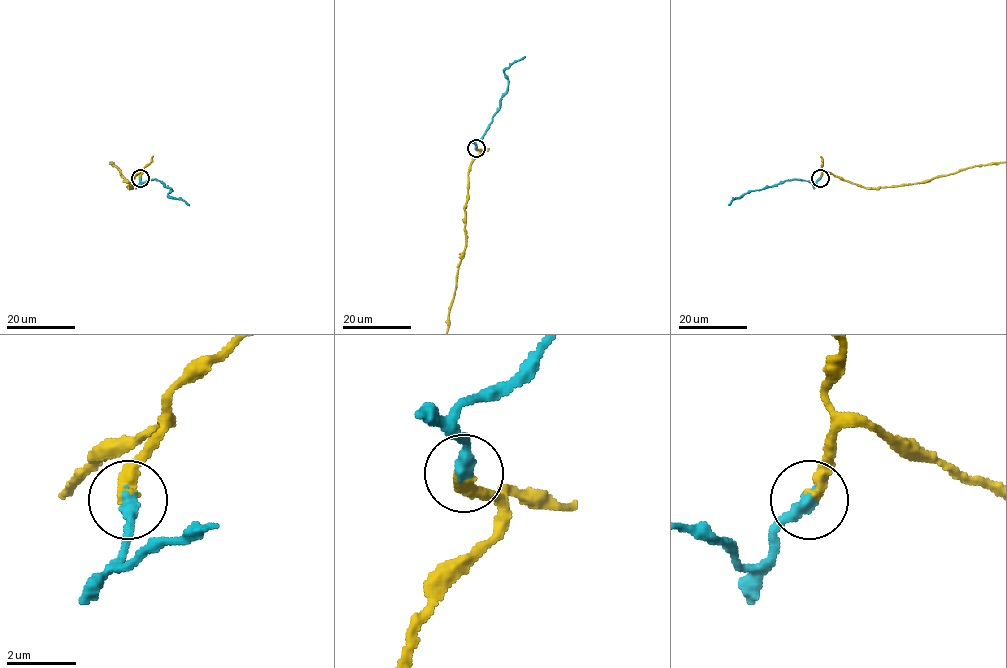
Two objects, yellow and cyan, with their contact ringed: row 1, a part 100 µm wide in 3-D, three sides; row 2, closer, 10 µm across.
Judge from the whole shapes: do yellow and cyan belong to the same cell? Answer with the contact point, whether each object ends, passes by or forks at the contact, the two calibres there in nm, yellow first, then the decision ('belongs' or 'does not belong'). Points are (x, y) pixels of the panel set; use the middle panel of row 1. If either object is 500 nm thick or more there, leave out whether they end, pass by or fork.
(476, 148) | yellow ends | cyan ends | 400/400 nm | belongs

